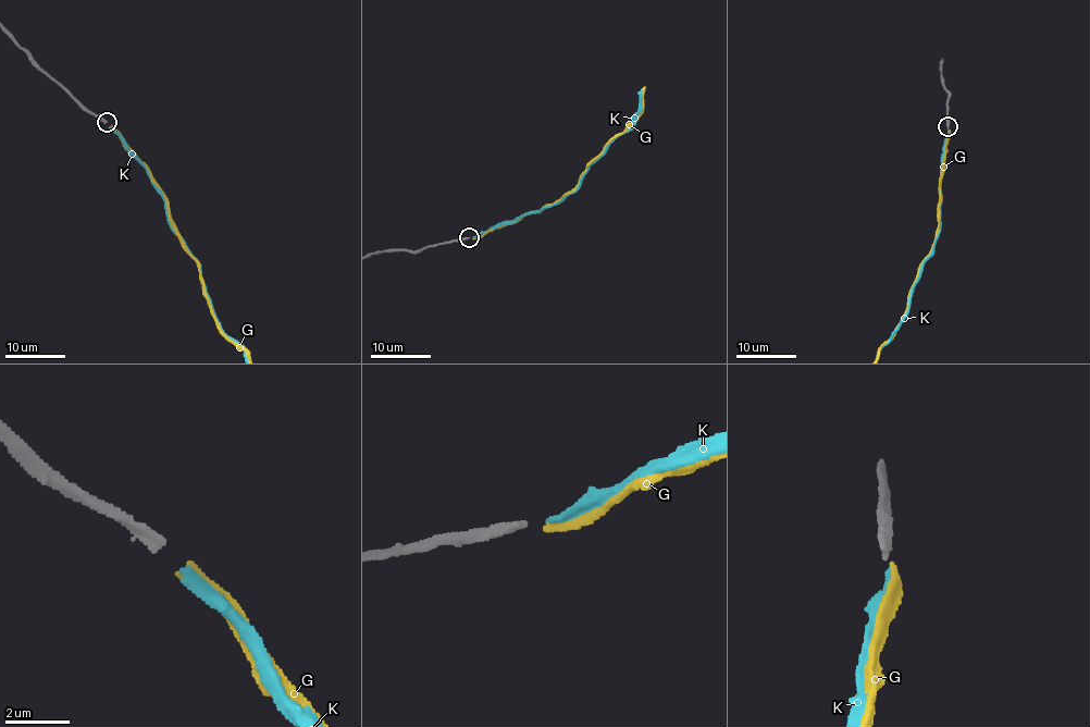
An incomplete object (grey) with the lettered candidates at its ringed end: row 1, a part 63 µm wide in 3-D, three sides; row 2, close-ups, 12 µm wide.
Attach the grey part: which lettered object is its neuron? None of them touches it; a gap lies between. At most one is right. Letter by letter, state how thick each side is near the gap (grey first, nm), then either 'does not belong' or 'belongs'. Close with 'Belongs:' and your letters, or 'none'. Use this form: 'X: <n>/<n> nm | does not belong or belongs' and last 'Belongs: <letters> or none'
G: 300/320 nm | does not belong
K: 300/280 nm | belongs
Belongs: K

